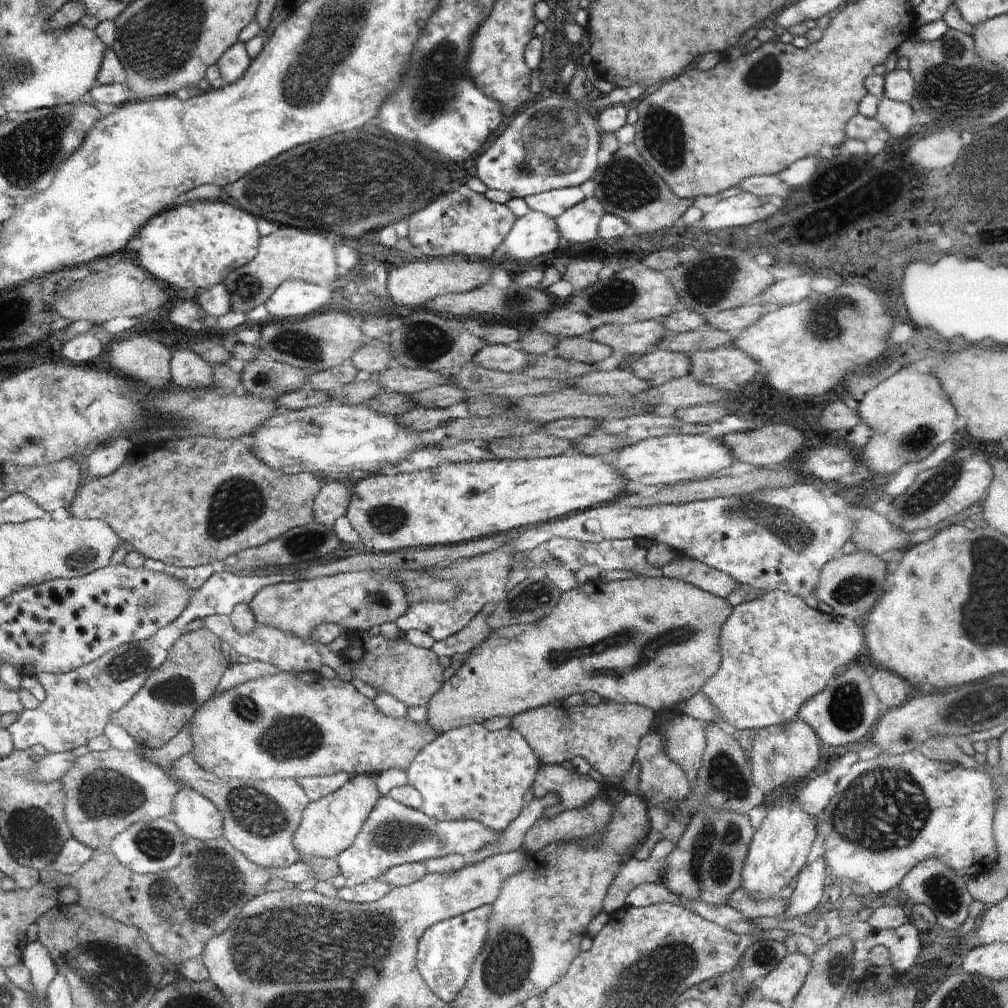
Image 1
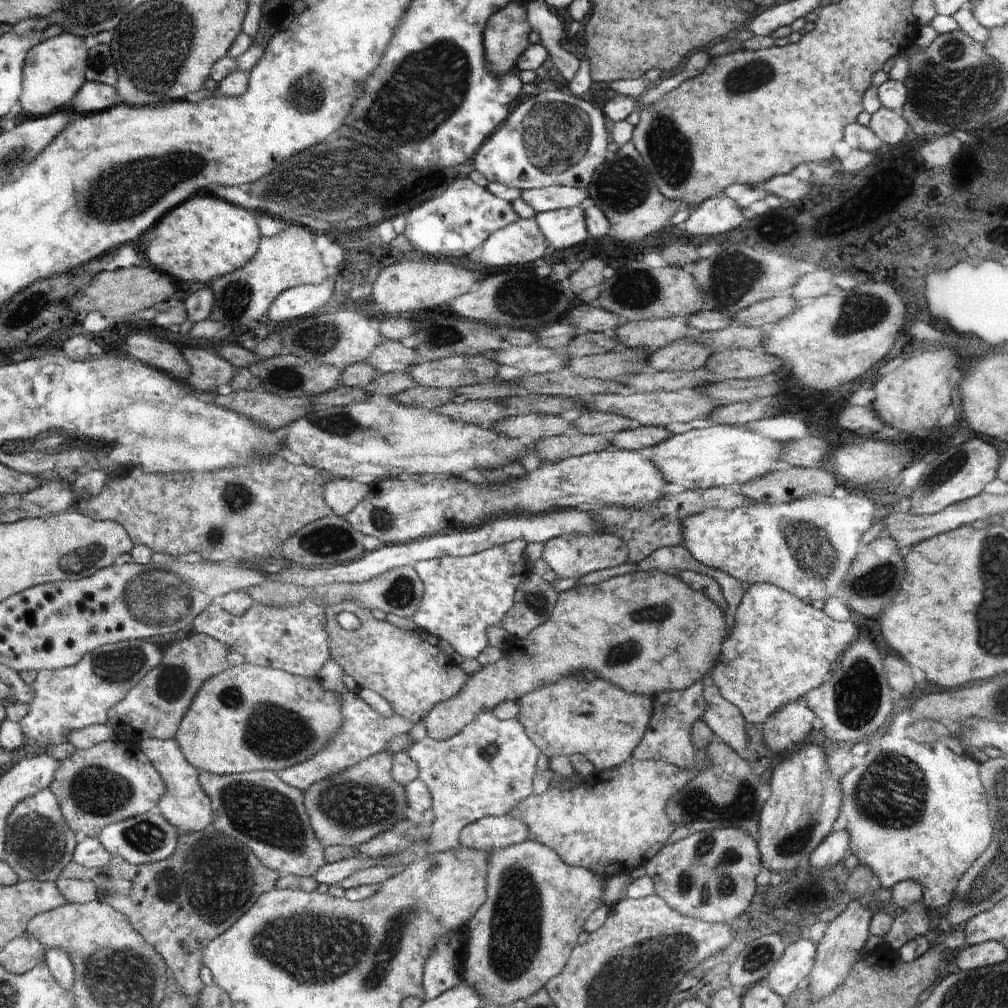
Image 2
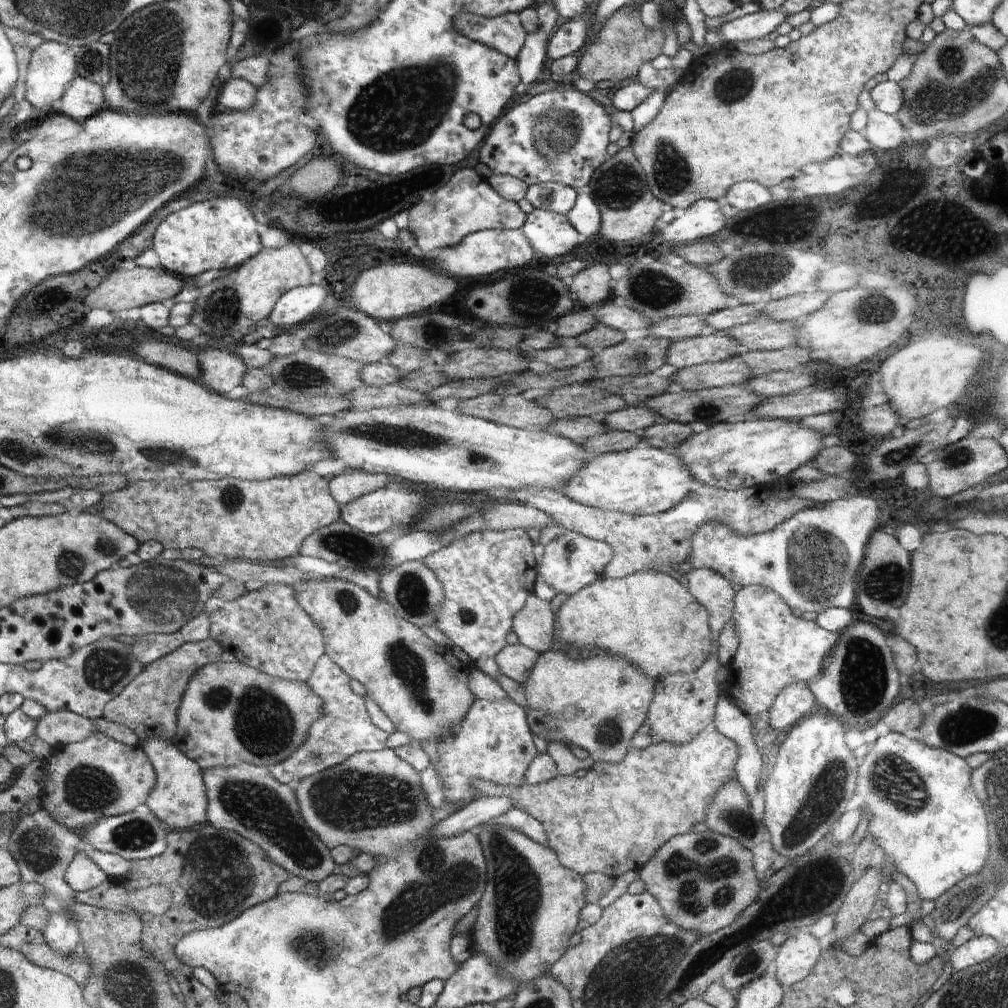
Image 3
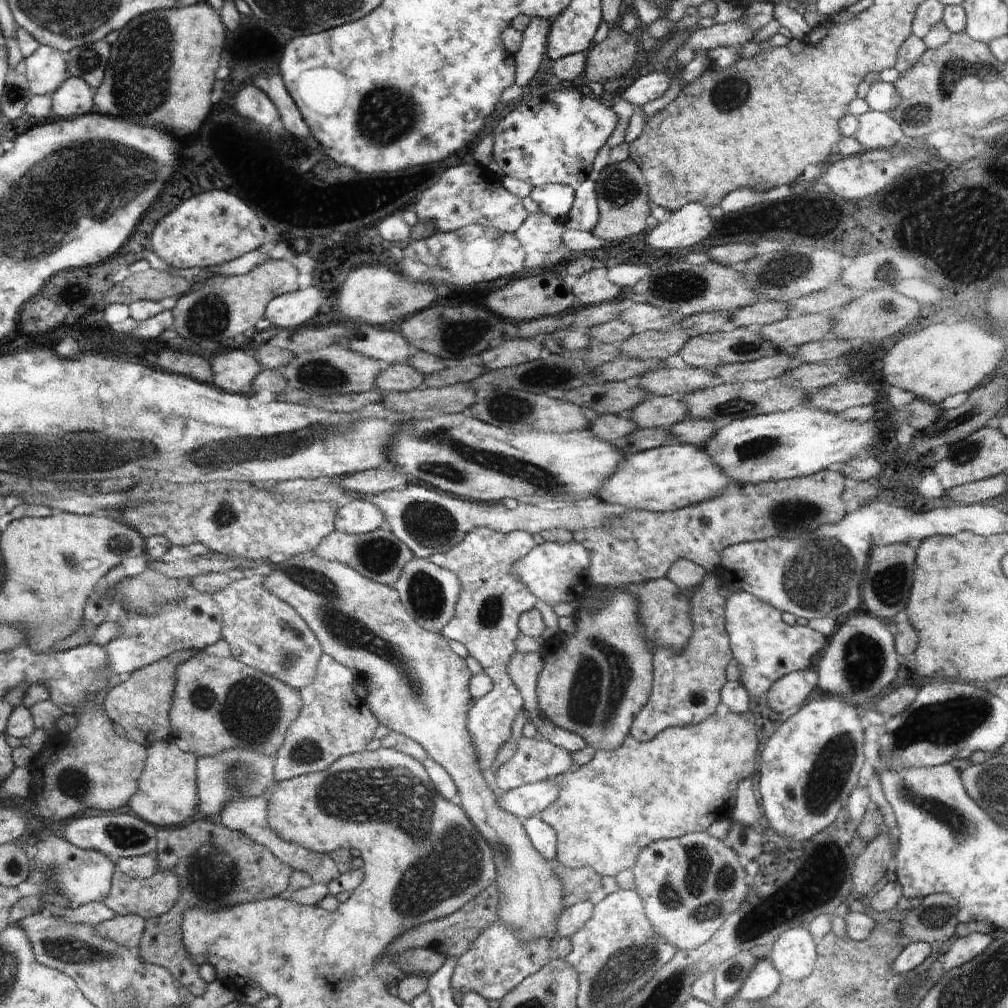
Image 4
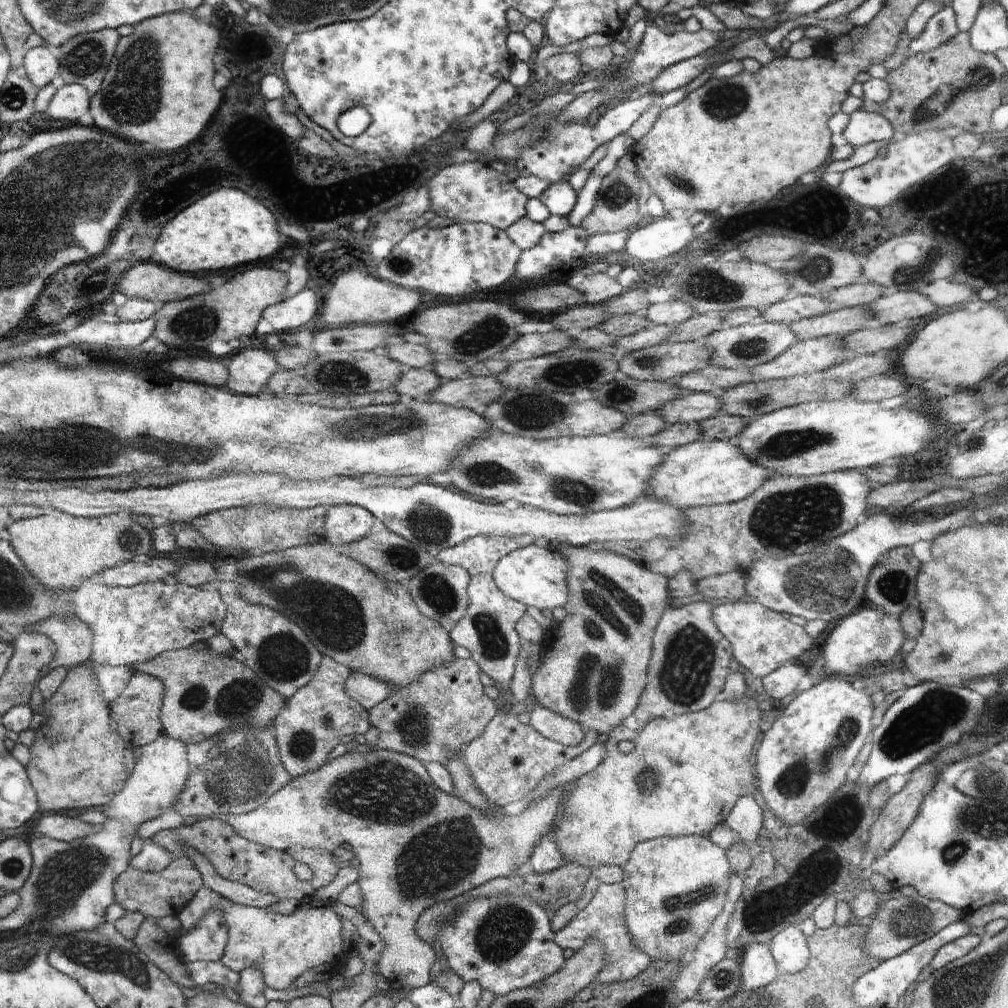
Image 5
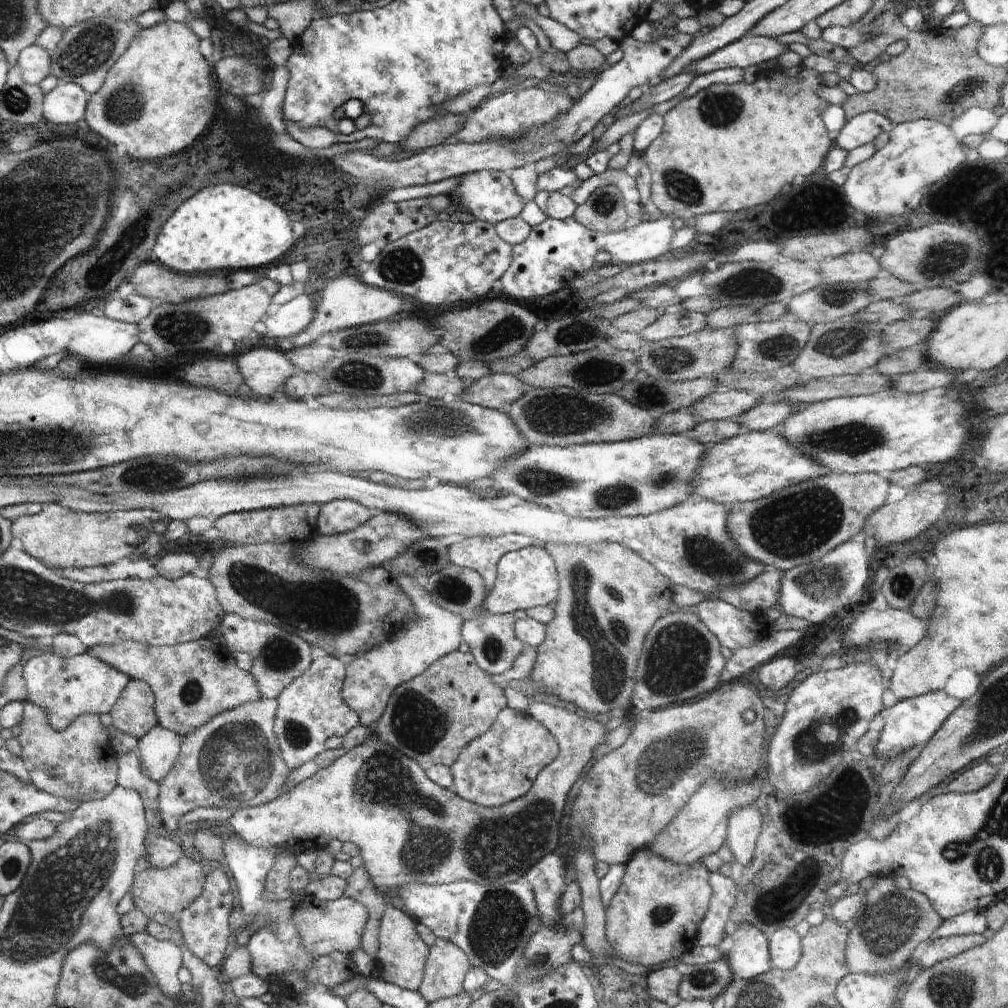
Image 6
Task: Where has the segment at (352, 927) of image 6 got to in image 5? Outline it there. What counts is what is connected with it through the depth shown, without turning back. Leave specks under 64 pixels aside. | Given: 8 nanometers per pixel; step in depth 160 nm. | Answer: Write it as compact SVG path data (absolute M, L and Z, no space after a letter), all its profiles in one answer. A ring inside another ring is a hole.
M202 886L177 916L181 924L181 934L185 935L196 929L205 918L205 914L214 909L223 911L229 929L229 940L221 963L237 973L248 967L258 967L263 972L264 982L268 988L279 991L292 988L293 982L301 974L342 954L342 921L328 903L316 904L311 898L304 899L292 914L283 915L263 907L234 903L220 893Z

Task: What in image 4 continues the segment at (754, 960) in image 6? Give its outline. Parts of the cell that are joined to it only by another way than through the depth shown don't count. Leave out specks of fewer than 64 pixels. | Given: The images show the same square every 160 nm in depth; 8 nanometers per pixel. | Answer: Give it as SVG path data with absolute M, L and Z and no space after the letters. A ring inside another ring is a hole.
M760 959L760 962L756 964L756 968L750 972L748 980L744 981L744 984L737 992L737 996L745 1001L760 1001L762 998L768 998L778 990L780 982L783 982L780 978L781 973L776 972L775 967L768 966L767 959Z

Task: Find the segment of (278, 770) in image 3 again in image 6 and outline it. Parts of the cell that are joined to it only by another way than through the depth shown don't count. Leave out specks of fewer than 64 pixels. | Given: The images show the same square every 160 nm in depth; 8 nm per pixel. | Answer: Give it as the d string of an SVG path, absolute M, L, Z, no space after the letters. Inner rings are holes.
M327 654L313 660L309 670L276 698L274 730L279 740L281 754L291 771L312 760L316 754L320 754L326 748L325 742L330 736L344 736L350 729L360 724L359 714L347 705L342 690L344 690L342 661Z

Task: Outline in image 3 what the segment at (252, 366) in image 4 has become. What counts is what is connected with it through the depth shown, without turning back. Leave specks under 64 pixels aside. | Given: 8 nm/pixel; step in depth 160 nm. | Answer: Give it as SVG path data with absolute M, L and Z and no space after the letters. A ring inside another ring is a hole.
M208 348L200 350L197 356L202 368L197 382L218 395L232 391L244 381L247 367L235 353Z

